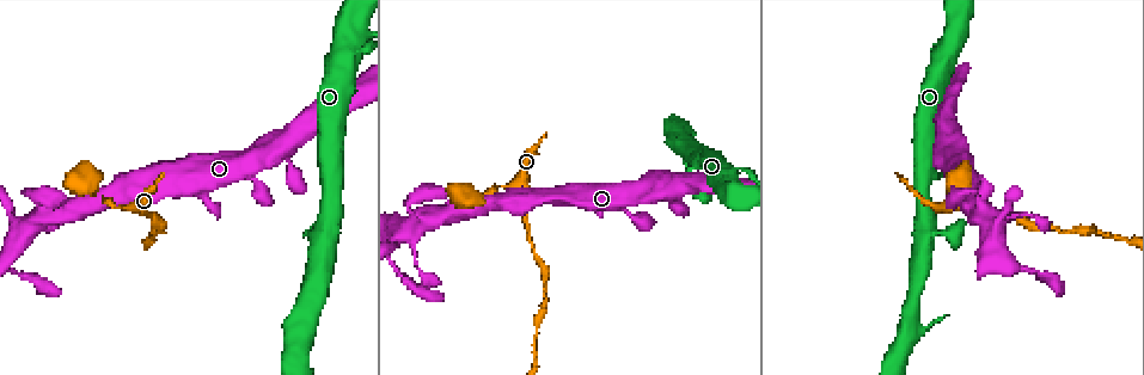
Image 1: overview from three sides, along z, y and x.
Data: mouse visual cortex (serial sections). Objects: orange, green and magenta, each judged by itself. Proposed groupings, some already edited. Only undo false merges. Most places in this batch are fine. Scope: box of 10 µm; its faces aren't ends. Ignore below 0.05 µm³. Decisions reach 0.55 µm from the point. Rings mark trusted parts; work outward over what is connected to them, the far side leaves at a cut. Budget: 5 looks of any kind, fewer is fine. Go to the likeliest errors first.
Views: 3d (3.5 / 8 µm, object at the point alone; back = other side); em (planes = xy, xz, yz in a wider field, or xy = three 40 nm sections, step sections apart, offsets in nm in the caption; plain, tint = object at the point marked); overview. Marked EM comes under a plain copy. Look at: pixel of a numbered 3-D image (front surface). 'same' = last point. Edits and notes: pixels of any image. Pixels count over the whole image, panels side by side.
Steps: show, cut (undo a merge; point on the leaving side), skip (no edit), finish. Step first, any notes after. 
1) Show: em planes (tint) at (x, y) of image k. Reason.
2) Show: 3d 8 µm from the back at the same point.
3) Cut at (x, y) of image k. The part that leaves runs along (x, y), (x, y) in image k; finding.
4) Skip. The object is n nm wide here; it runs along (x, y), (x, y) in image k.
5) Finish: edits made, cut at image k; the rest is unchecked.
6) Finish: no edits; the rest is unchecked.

Show: 3d 3.5 µm from the back at (351, 51) of image 1. Abrupt turn.

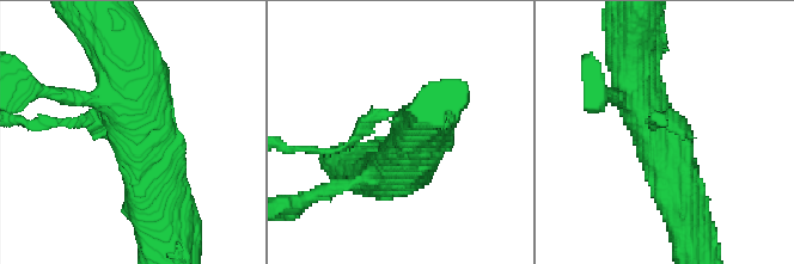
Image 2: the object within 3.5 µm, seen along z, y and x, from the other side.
Show: em planes (tint) at (393, 116) of image 2. 3 arms meet here; the arms are 150, 600, 600 nm wide; shape alone is not enough.

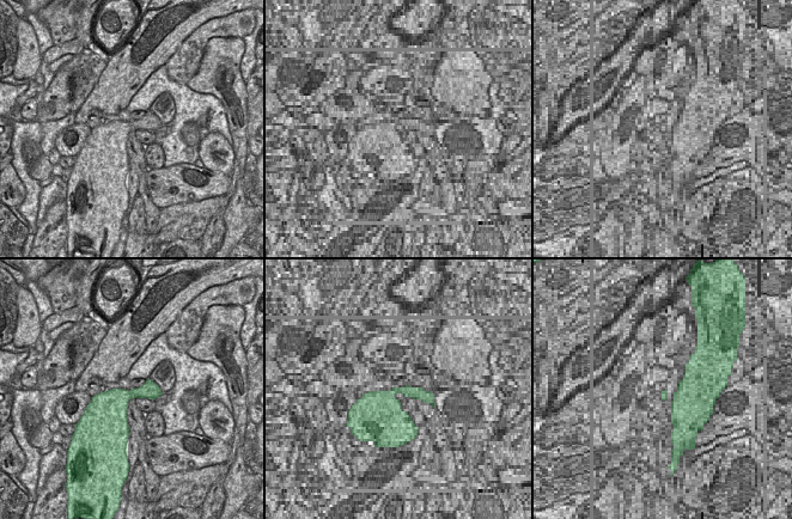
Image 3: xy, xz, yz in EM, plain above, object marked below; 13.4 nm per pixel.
Cut at (91, 114) of image 2. The object is 360 nm wide here; a border runs along (131, 390), (138, 397) in image 3; a second cell is stuck on.

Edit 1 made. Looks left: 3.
Show: 3d 8 µm from the back at (496, 189) of image 1. Thin neck.

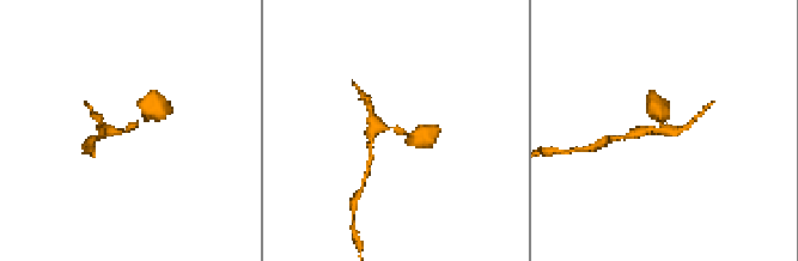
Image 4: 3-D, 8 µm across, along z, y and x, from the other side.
Show: 3d 3.5 µm at the same point.

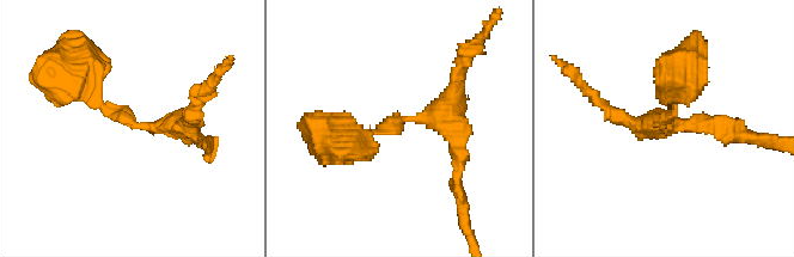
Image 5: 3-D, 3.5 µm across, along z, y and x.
Show: em xy step 1 (tint) at (136, 123) of image 5. The arms are 150, 250 nm wide; shape alone is not enough.

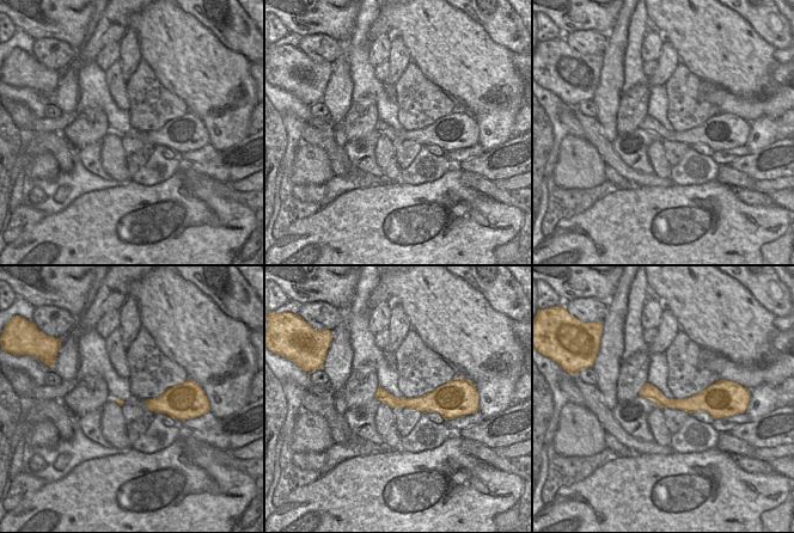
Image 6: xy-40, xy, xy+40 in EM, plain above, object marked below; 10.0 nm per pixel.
Skip. One cell here.

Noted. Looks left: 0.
Finish: edits made, cut at image 2; the rest is unchecked.

